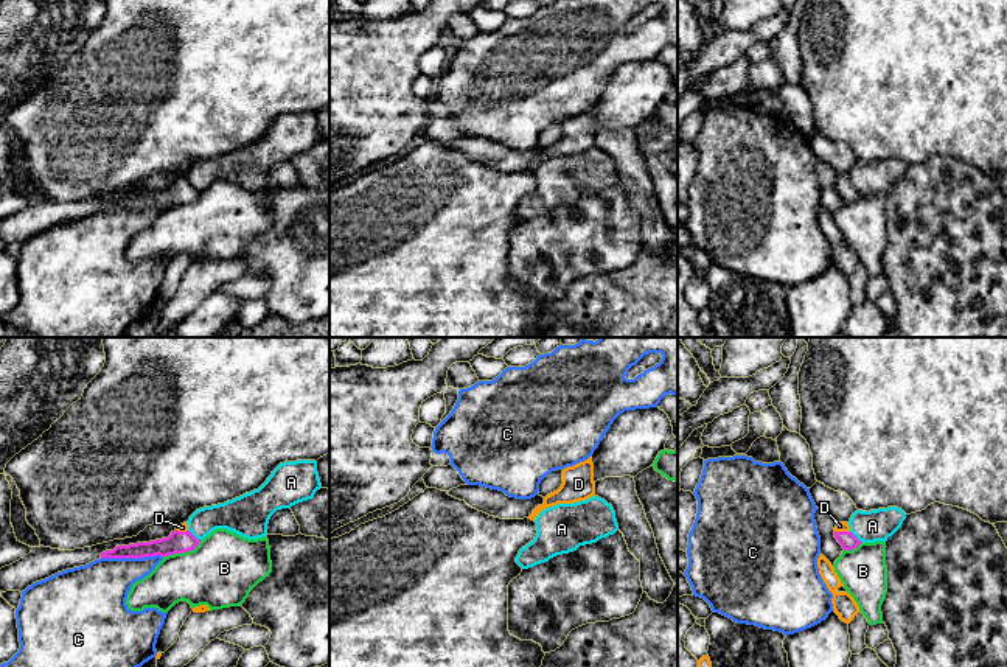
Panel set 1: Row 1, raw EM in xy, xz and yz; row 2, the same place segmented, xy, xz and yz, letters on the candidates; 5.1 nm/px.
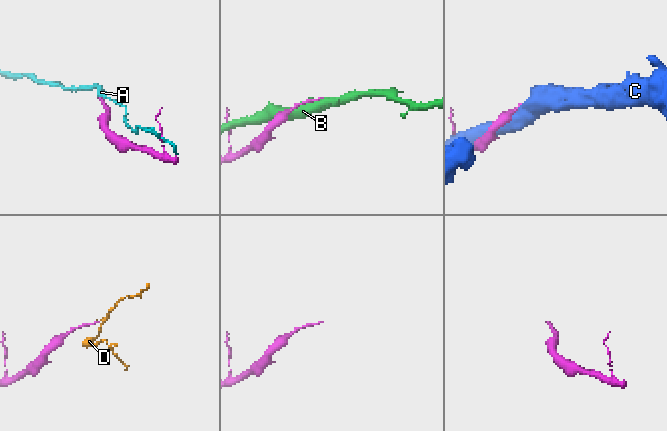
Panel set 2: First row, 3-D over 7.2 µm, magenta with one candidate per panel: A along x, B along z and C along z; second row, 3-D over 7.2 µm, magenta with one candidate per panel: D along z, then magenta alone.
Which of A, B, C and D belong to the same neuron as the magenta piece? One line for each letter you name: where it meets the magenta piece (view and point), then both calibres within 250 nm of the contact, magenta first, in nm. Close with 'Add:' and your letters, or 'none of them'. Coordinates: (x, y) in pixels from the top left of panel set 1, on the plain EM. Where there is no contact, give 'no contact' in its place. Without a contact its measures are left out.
D: meets magenta in yz at (843, 184); 90 nm thick on the magenta side, 50 nm on the other
Add: D

